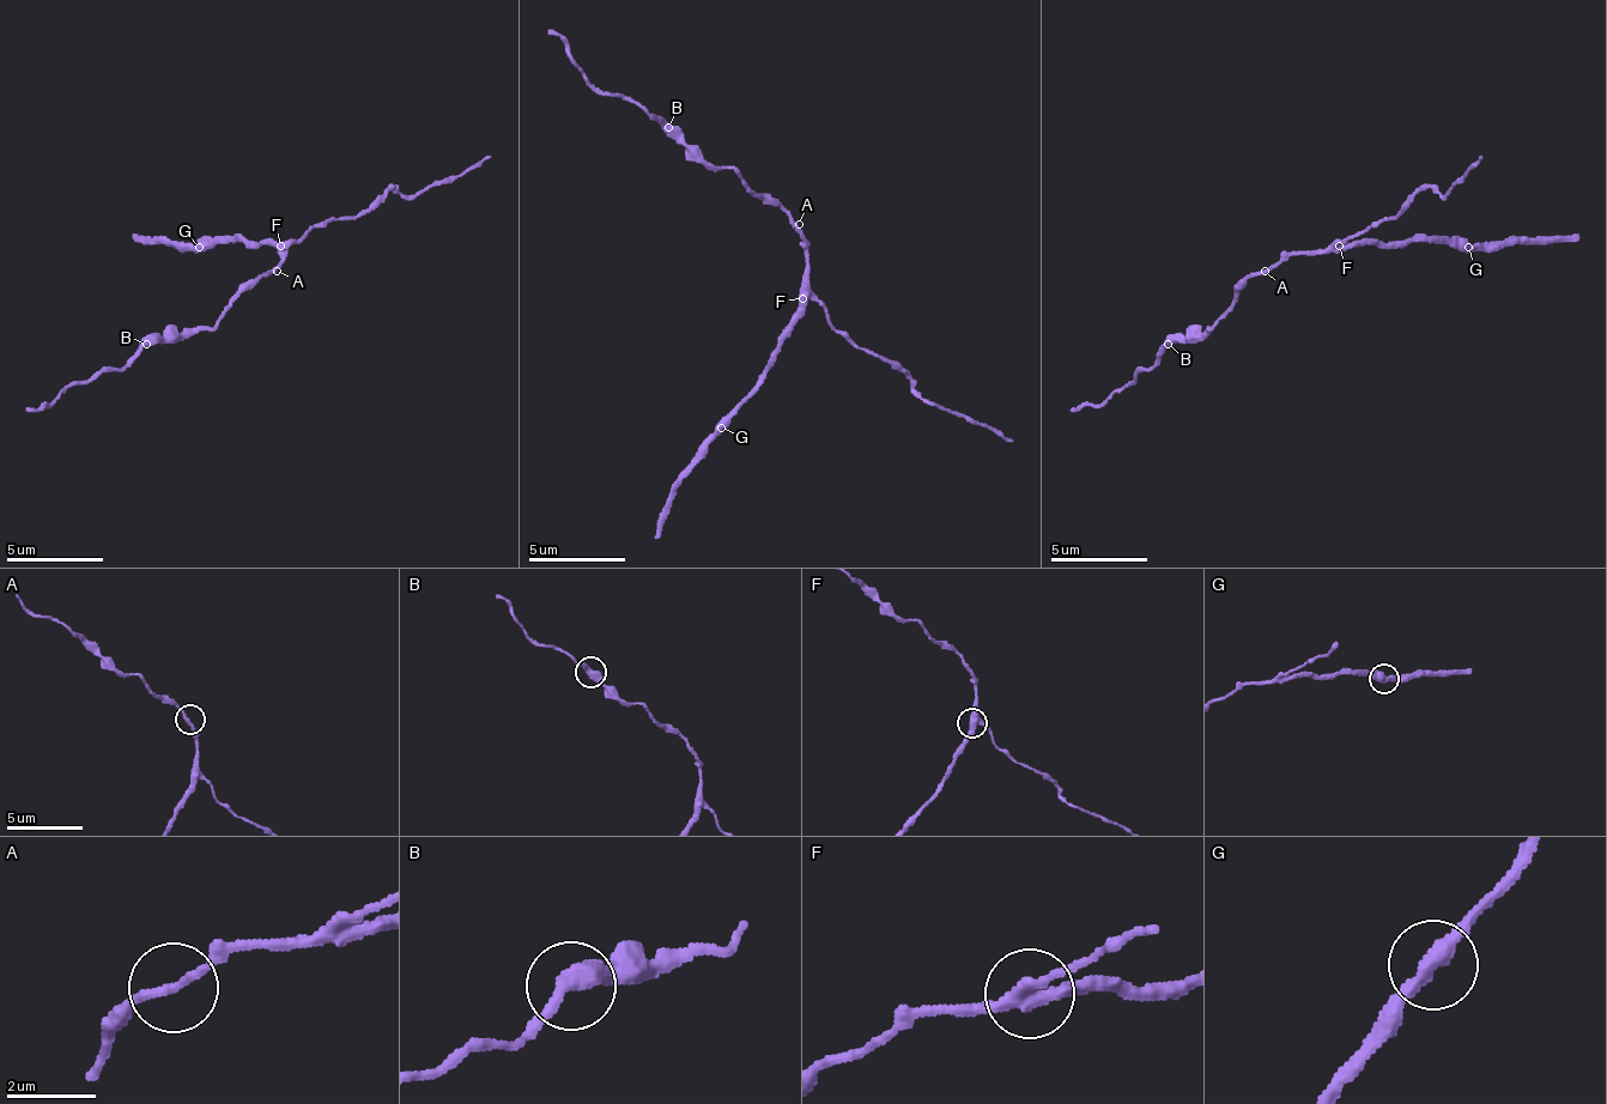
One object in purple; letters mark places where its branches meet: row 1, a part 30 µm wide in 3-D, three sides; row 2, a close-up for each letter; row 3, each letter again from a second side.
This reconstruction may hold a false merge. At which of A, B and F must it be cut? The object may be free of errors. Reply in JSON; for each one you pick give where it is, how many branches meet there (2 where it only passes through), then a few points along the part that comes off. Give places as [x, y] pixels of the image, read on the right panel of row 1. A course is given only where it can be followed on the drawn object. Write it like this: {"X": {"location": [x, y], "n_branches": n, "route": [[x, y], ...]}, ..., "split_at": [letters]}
{"F": {"location": [1339, 246], "n_branches": 3, "route": [[1338, 247], [1473, 242], [1580, 232]]}, "split_at": ["F"]}

